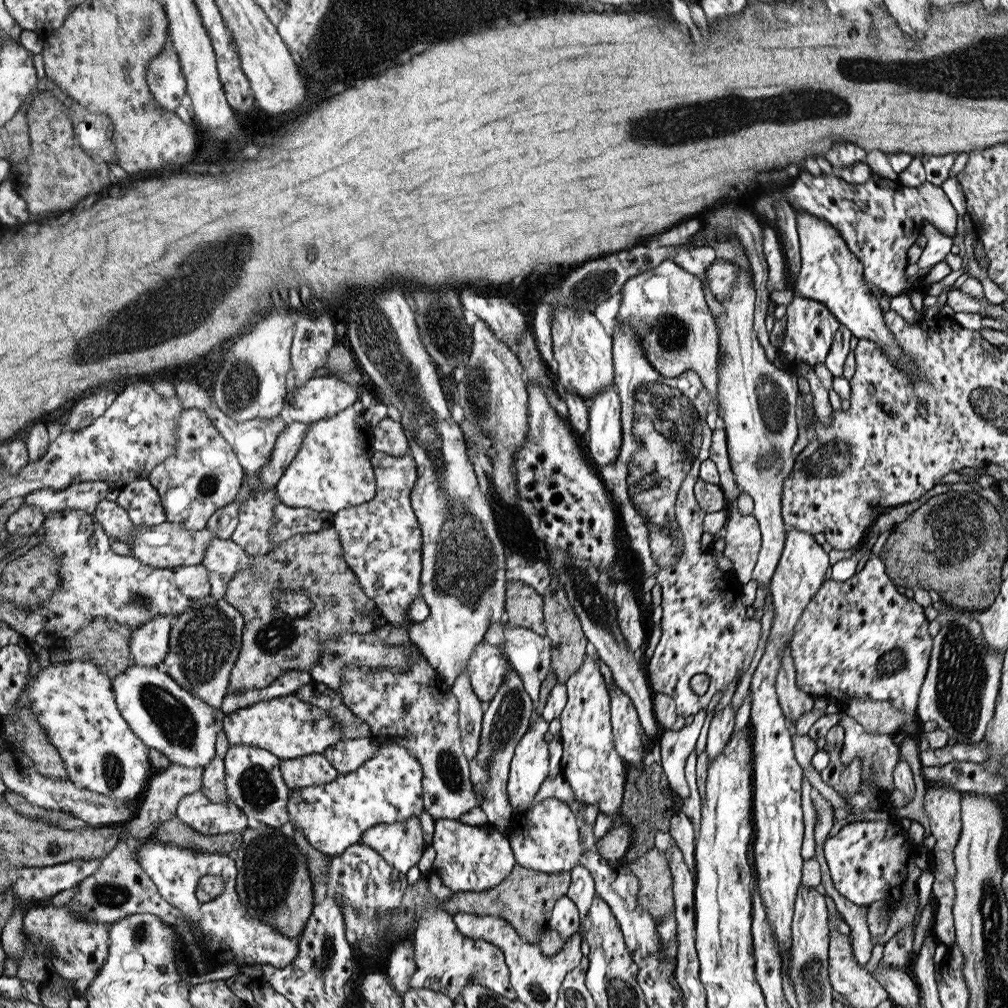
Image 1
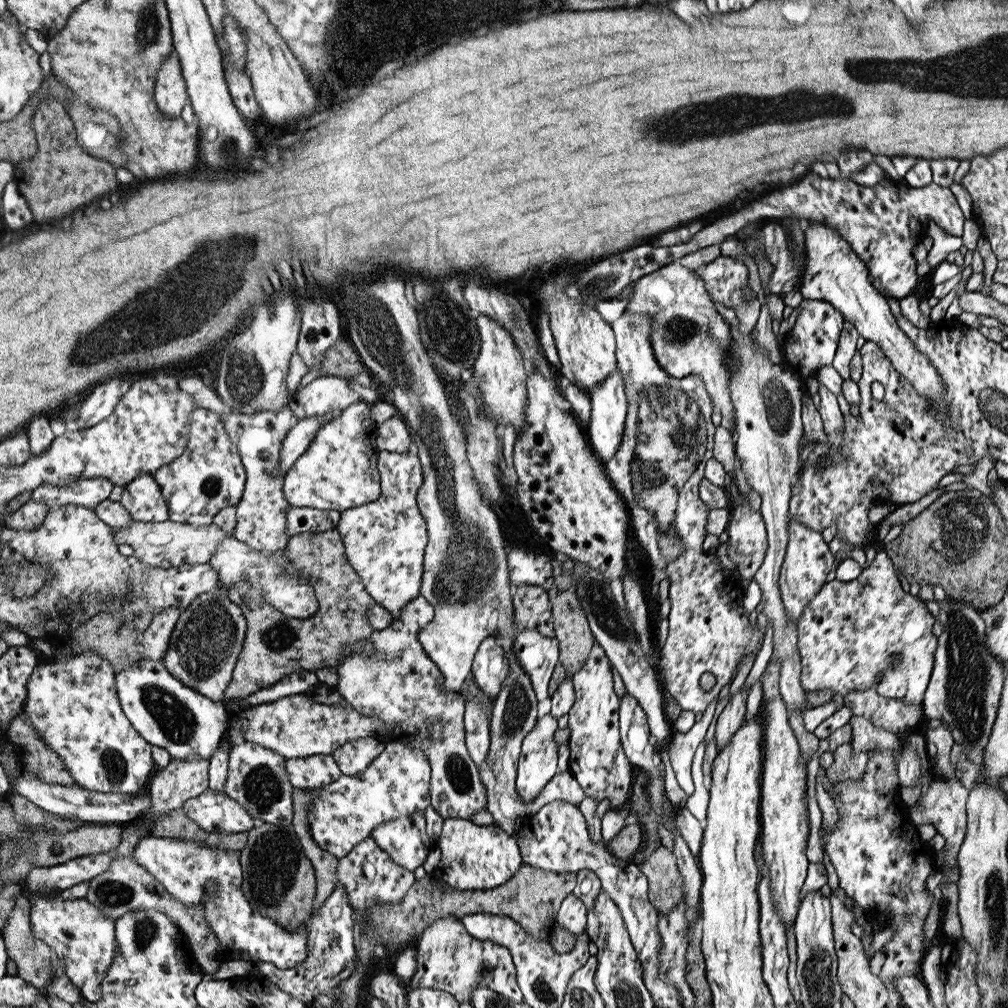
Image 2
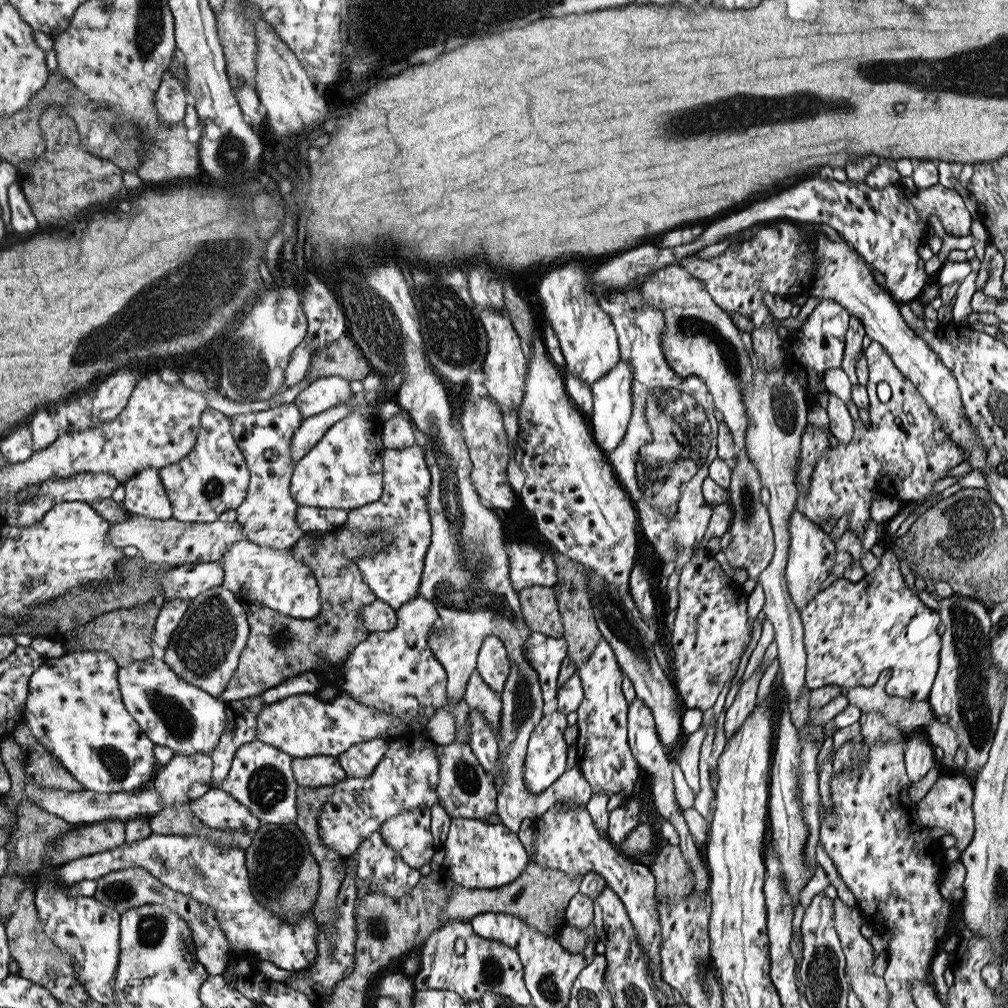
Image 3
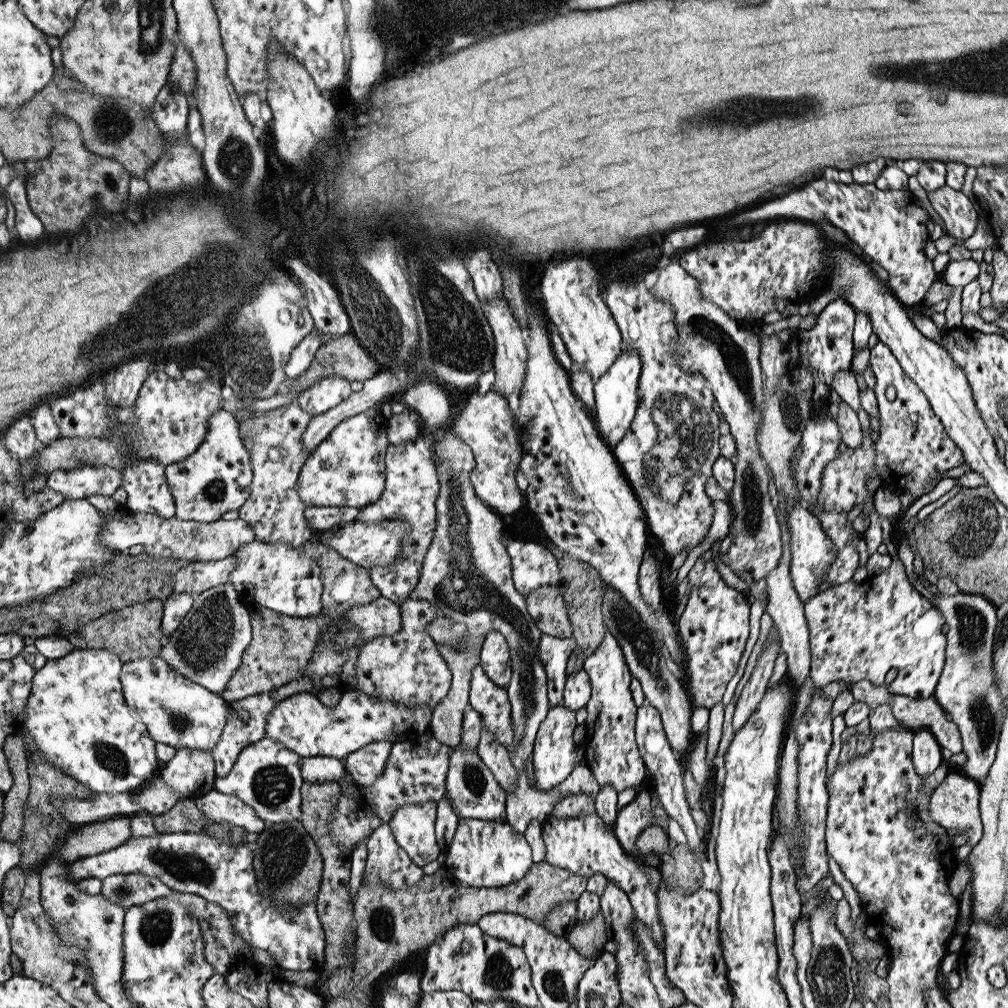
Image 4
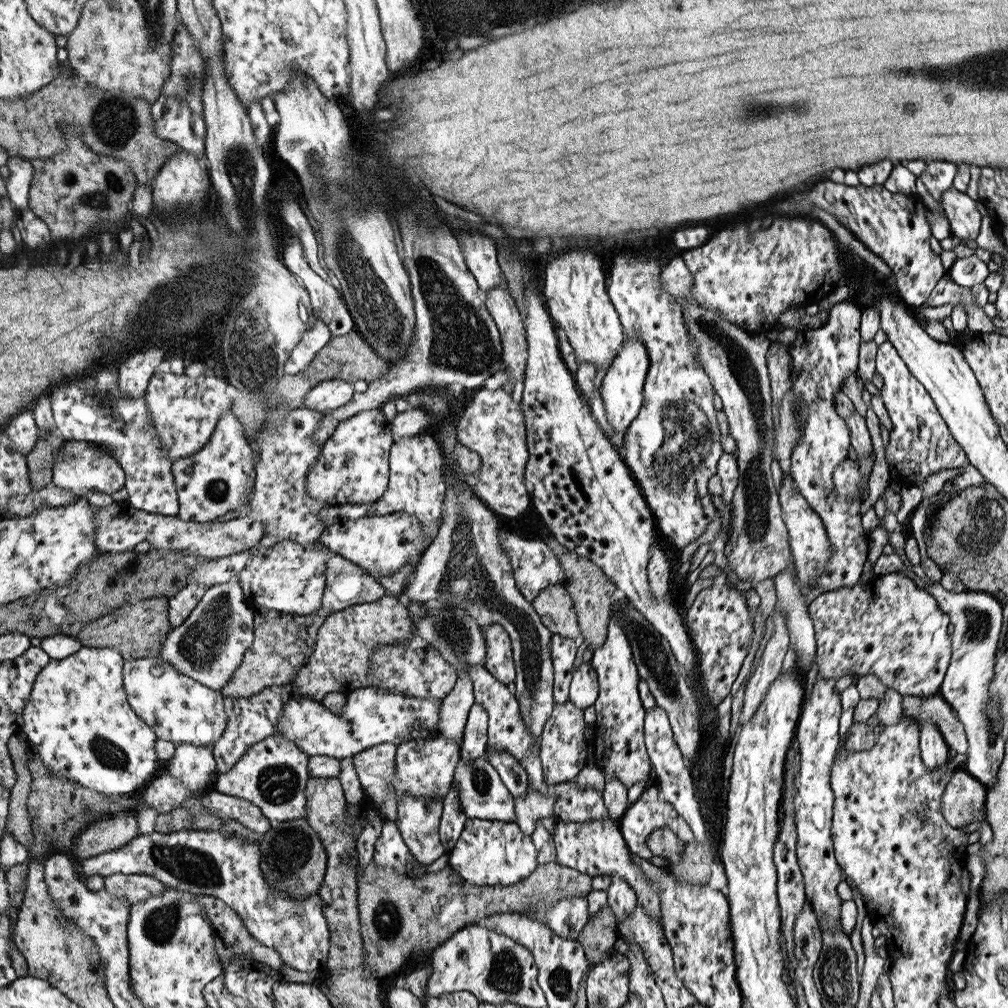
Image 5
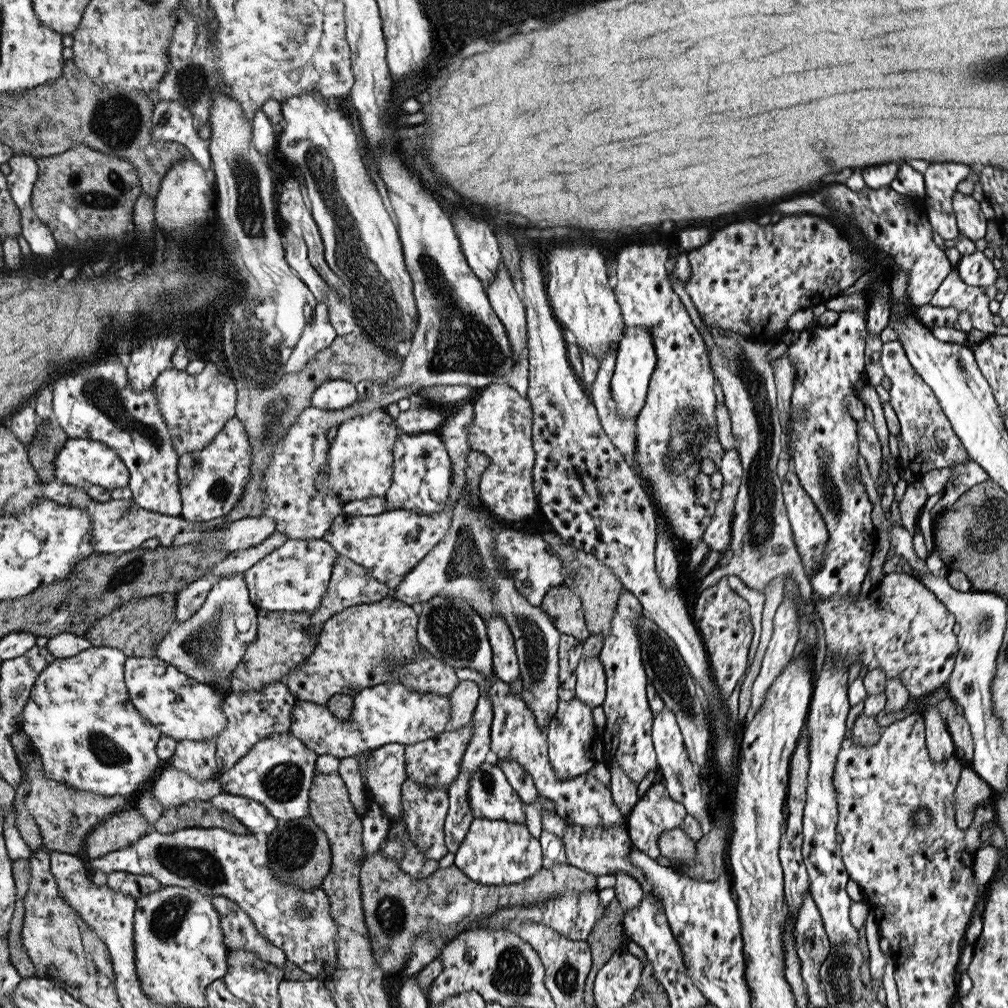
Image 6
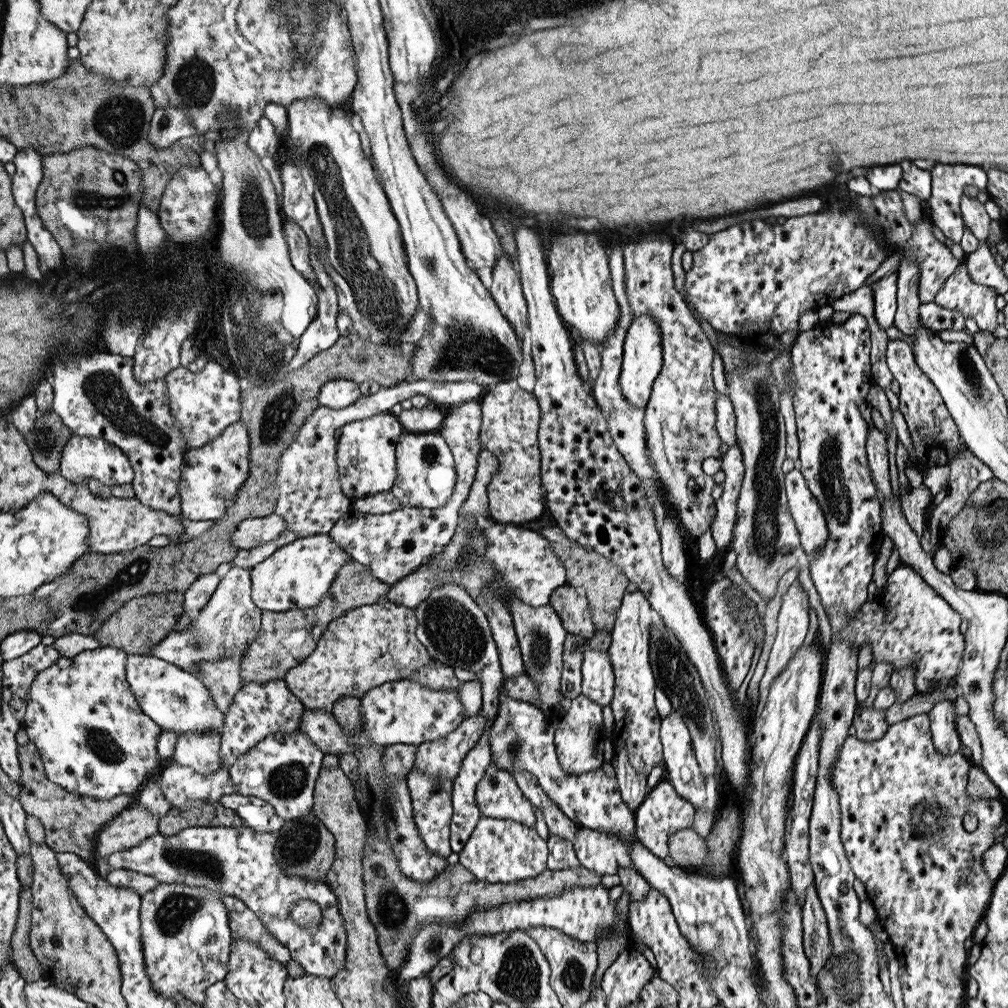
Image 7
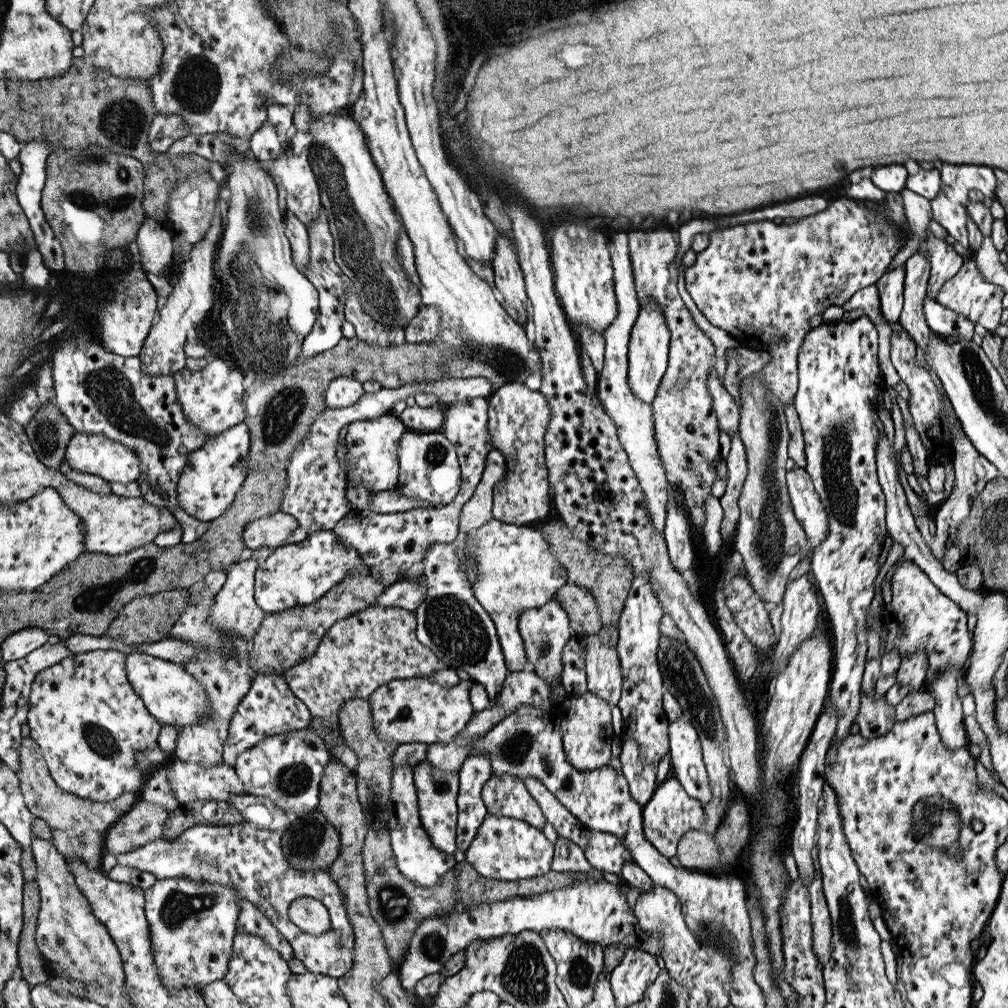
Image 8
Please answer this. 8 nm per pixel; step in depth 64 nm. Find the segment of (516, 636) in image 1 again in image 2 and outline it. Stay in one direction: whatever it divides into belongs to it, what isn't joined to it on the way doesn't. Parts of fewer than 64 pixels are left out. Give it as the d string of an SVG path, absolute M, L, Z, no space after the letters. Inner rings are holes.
M533 630L517 632L513 642L513 652L529 680L533 682L533 692L537 692L537 700L541 700L539 710L549 710L547 682L559 658L559 646L555 638L547 638Z

